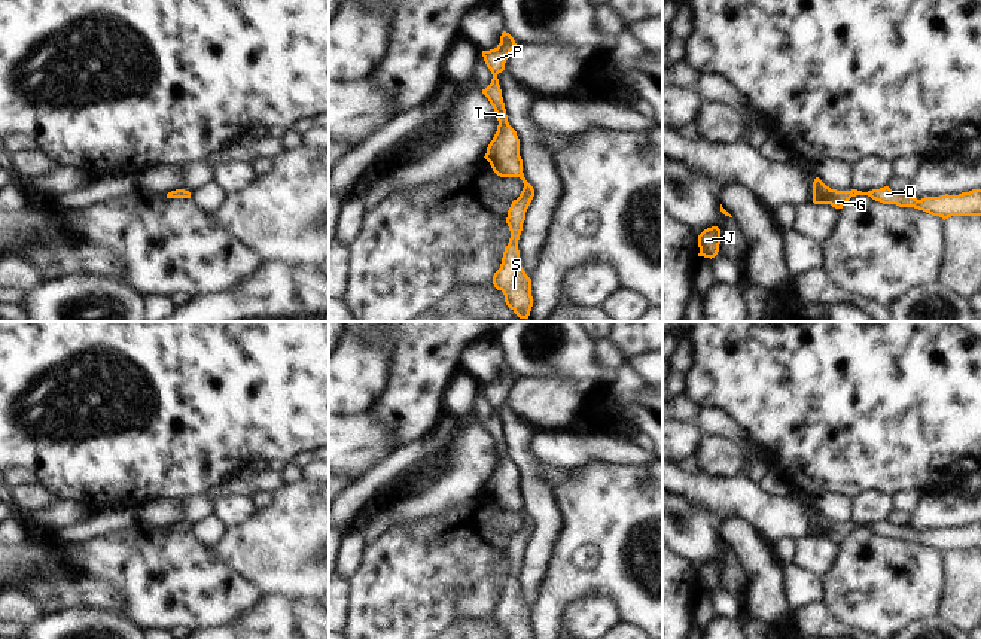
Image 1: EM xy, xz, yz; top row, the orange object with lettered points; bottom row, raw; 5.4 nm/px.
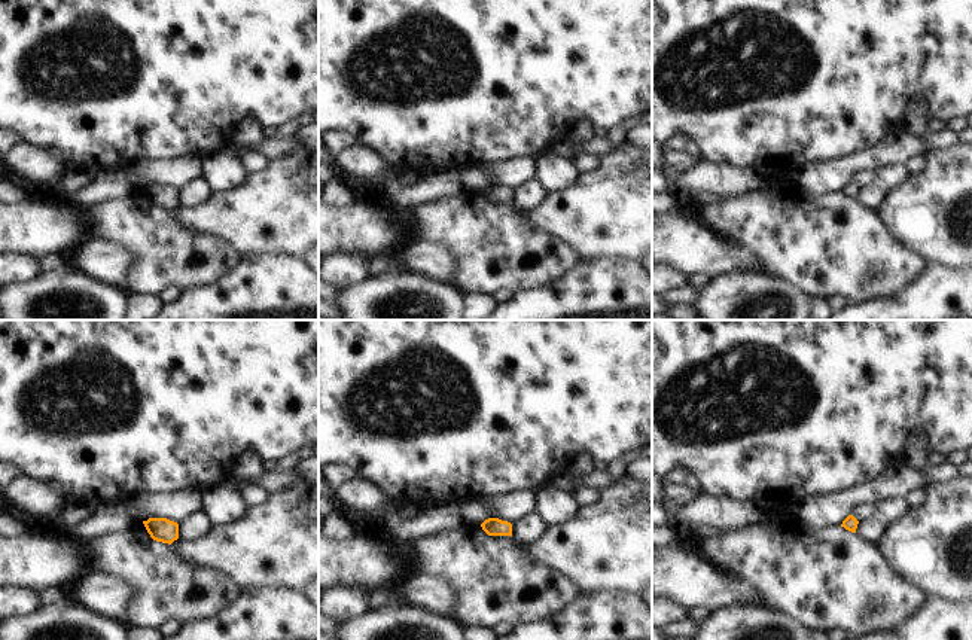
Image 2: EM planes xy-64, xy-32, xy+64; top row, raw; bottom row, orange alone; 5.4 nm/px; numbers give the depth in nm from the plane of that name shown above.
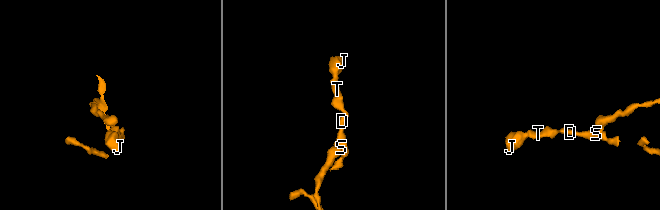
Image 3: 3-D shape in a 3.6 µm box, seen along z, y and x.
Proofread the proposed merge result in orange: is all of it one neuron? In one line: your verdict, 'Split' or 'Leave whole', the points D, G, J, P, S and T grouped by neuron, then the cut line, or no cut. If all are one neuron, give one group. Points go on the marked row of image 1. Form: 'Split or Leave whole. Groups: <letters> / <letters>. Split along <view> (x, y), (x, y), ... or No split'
Leave whole. Groups: D G J P S T. No split.

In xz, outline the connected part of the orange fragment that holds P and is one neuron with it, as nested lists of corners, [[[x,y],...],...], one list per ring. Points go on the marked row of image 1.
[[[503,31],[500,43],[494,49],[482,51],[484,61],[493,74],[491,83],[482,89],[482,94],[488,98],[499,121],[497,131],[484,158],[490,162],[497,176],[520,177],[524,183],[520,197],[512,201],[508,210],[506,223],[511,231],[511,238],[505,247],[500,268],[493,276],[493,284],[497,290],[503,292],[506,305],[520,319],[528,319],[533,307],[531,279],[521,267],[518,240],[525,220],[525,212],[534,197],[534,189],[524,177],[523,159],[520,156],[520,139],[508,122],[497,79],[497,74],[505,70],[505,63],[515,45],[514,37]]]

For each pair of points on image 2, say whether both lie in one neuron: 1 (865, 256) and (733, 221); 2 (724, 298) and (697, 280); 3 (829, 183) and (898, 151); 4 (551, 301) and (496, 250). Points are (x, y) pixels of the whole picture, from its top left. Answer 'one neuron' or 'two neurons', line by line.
1: one neuron
2: two neurons
3: one neuron
4: two neurons

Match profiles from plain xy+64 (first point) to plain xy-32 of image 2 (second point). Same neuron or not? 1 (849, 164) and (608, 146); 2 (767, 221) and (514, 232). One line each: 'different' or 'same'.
1: same
2: same

